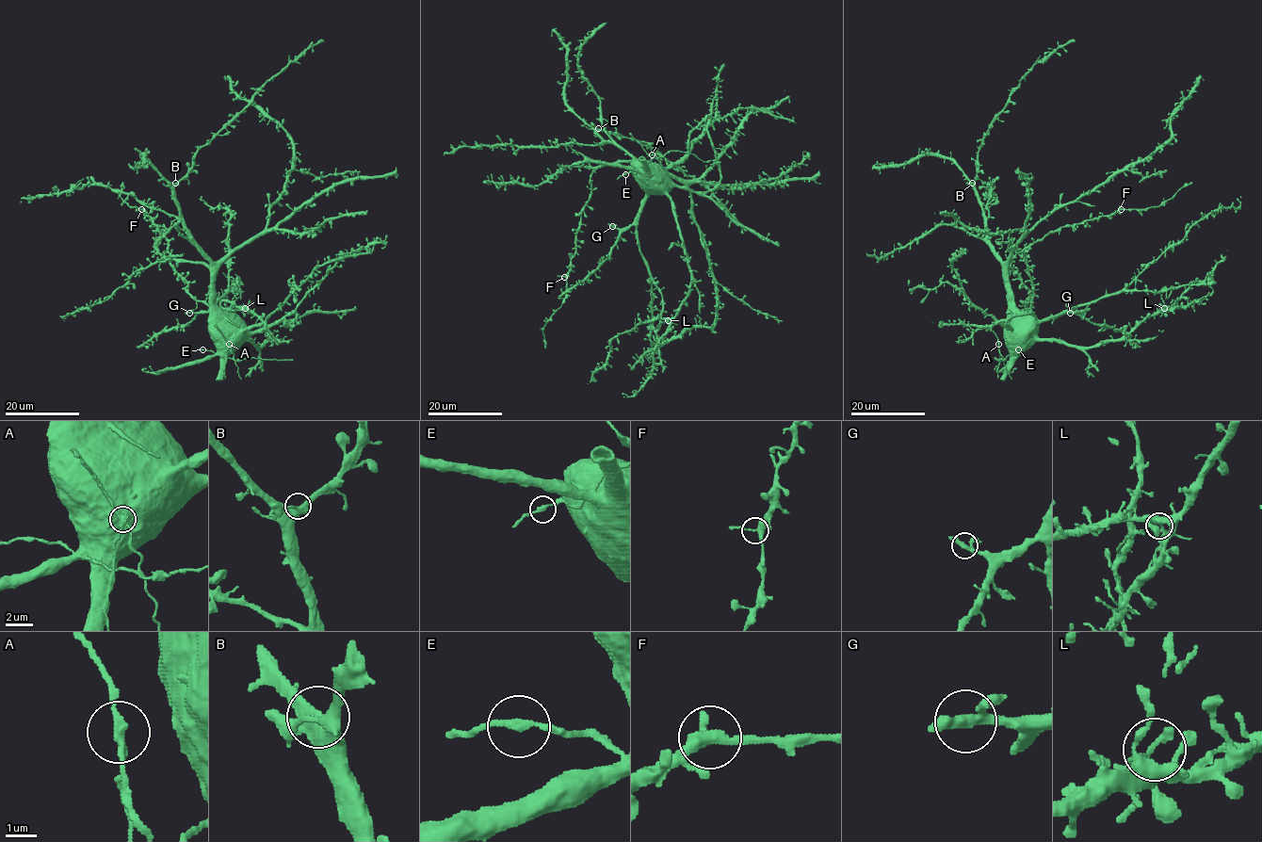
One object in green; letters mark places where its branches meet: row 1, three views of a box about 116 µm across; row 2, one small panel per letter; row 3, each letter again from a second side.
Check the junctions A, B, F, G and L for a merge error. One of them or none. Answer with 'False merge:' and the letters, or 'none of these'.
False merge: A

